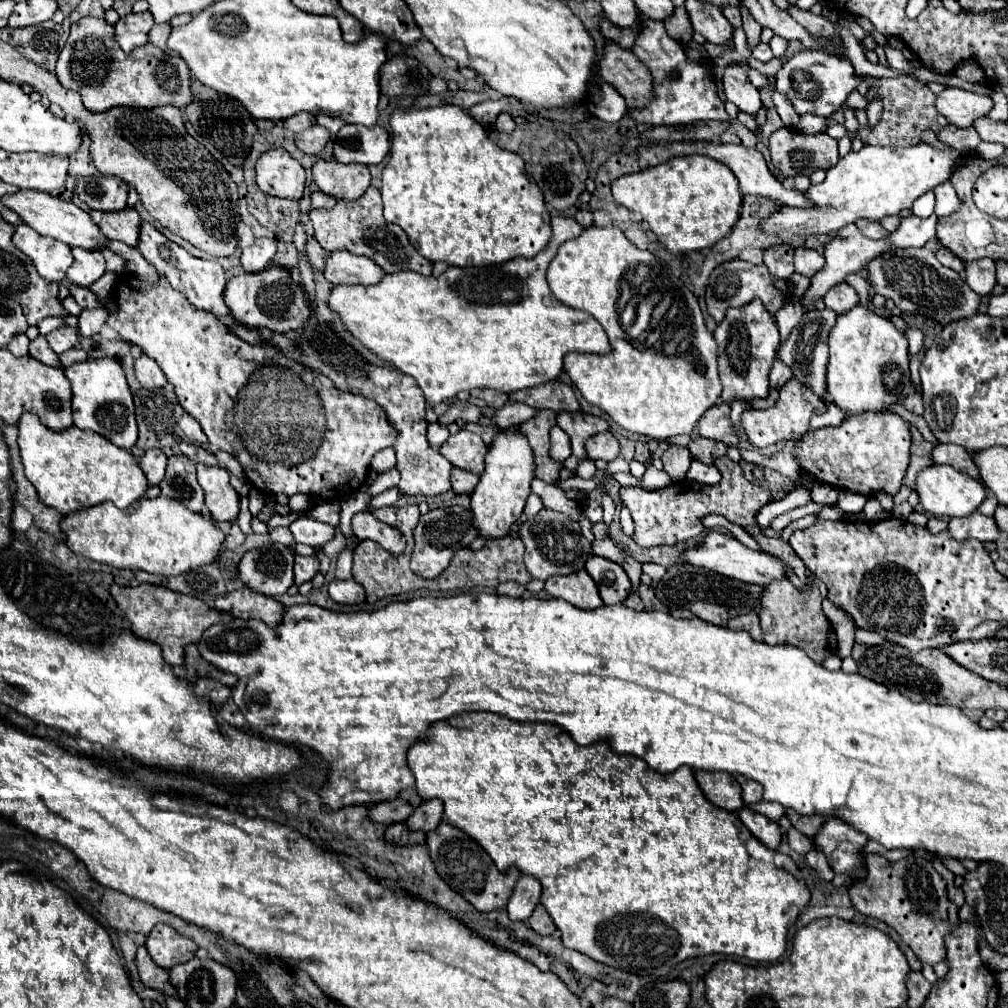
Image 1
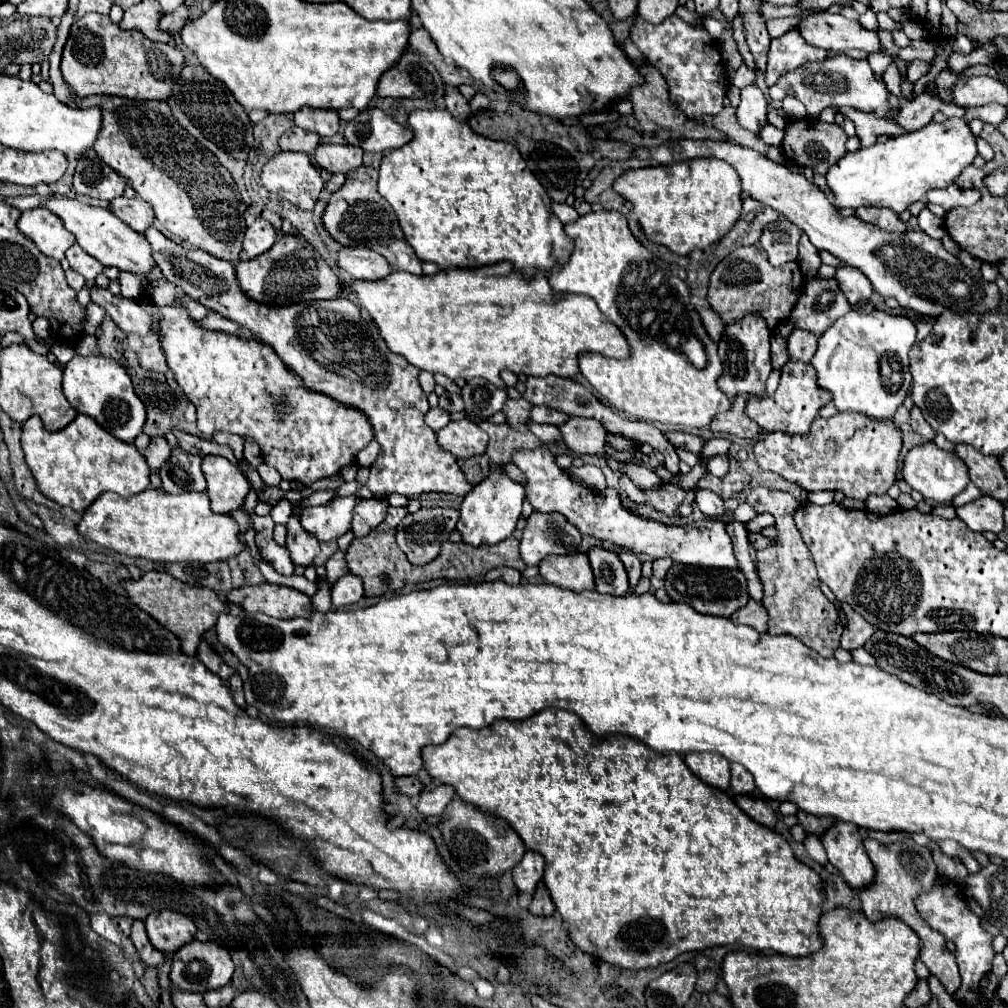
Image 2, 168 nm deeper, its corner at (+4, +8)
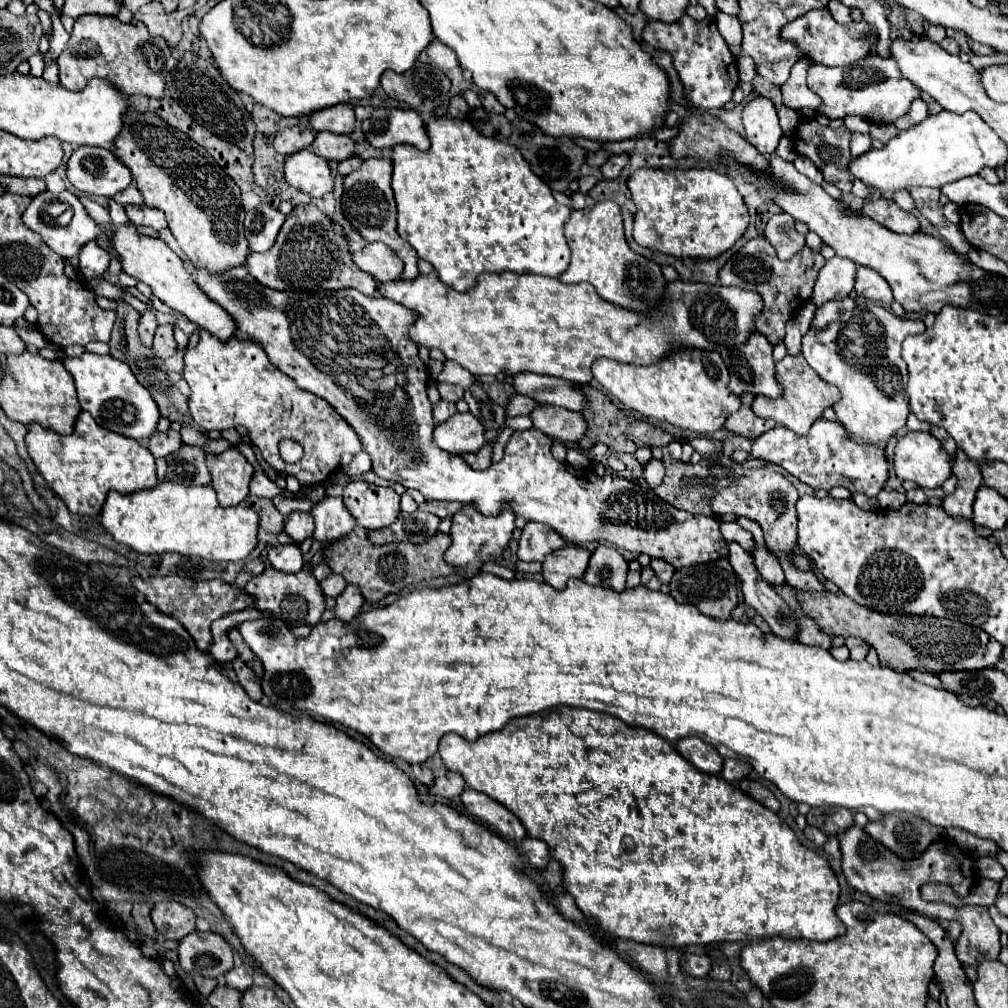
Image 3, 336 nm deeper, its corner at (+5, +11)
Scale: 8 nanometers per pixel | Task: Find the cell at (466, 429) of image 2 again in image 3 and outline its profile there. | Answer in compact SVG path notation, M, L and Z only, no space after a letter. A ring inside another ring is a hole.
M455 413L445 423L435 427L433 441L437 447L455 455L475 453L485 445L485 429L473 415Z

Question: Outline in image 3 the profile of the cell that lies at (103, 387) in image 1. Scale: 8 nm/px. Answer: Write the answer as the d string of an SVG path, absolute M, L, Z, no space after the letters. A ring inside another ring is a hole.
M83 353L81 357L65 357L63 367L75 379L81 409L89 411L99 425L137 441L149 439L155 433L159 423L159 409L149 391L135 379L127 363L121 363L111 355Z

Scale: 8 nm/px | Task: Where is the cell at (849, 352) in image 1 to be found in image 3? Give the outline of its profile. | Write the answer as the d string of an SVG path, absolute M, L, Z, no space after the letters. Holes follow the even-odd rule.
M885 307L873 311L861 309L841 315L823 331L809 331L803 337L803 357L817 375L839 387L841 399L833 405L837 421L853 435L857 443L881 443L905 427L909 399L905 393L907 365L901 359L901 343L907 335L923 333L923 321L909 321L893 315ZM879 371L879 385L877 373Z

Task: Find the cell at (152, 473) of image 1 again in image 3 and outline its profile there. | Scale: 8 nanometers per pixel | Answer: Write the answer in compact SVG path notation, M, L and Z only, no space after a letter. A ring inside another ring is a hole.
M171 429L165 431L165 433L155 433L155 435L147 441L147 449L151 451L151 455L153 455L155 459L167 457L169 453L177 451L181 445L183 445L183 443L181 443L179 433L171 431Z

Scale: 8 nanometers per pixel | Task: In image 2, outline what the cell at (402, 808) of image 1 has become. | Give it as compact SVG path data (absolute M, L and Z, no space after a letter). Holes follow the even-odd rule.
M416 776L398 778L396 784L398 784L398 792L408 794L408 796L416 796L416 794L420 794L420 790L422 790L422 782L420 782L420 778L416 778Z

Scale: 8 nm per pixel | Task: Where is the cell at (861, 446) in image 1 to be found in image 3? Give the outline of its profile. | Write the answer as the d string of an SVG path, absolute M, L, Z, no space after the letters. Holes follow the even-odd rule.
M823 417L813 423L807 435L797 435L781 425L773 427L753 441L751 455L783 467L801 483L813 489L831 489L835 485L841 485L851 493L859 491L867 497L877 497L889 477L889 463L881 447L849 439L849 435L845 435L845 429L837 421L827 421Z

